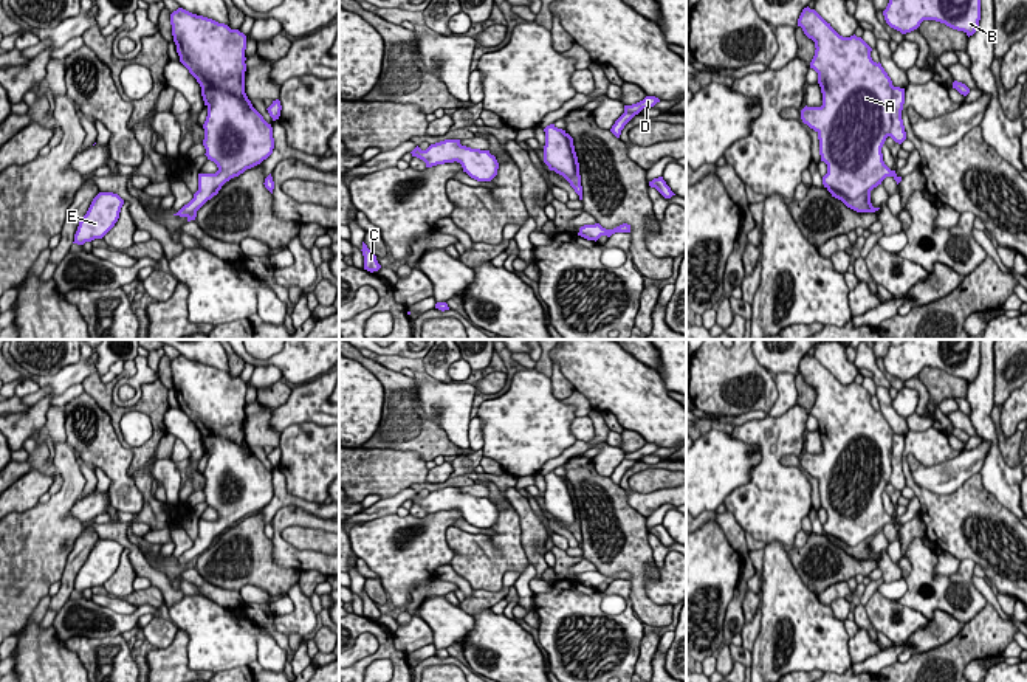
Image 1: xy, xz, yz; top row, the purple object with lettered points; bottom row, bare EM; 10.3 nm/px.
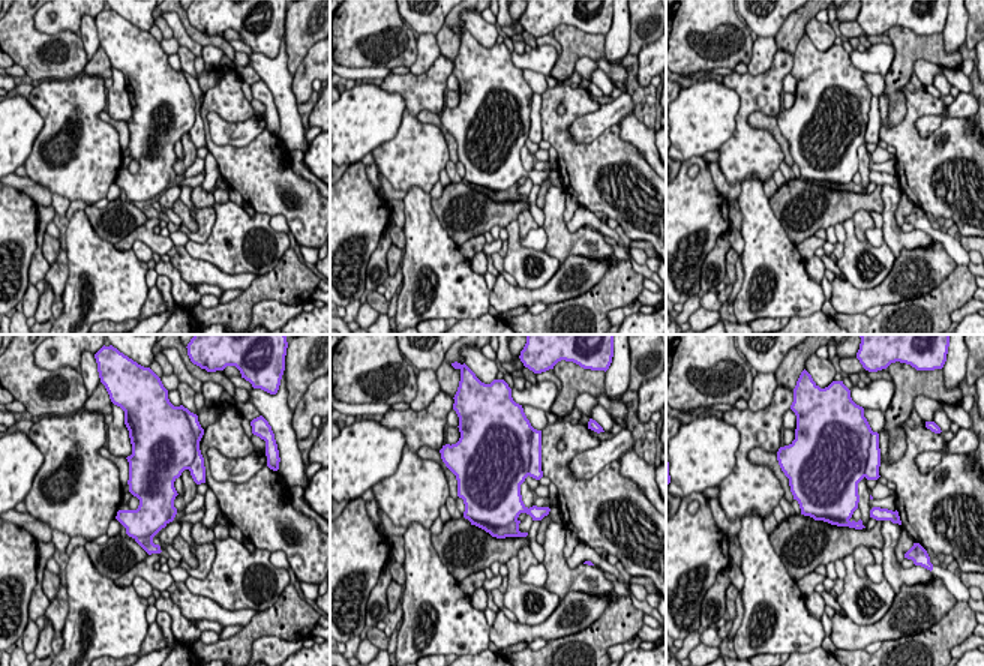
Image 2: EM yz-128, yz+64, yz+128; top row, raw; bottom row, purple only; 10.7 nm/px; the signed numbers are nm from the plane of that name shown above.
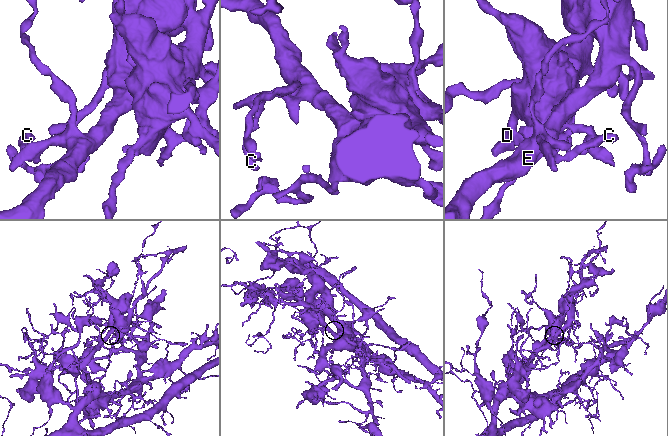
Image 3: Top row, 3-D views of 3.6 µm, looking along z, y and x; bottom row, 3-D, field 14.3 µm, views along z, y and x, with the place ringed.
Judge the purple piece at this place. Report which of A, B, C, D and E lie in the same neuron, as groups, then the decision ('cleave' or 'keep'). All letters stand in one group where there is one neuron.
A D / B C E; cleave

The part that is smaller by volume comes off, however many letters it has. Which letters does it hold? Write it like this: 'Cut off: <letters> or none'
Cut off: A, D

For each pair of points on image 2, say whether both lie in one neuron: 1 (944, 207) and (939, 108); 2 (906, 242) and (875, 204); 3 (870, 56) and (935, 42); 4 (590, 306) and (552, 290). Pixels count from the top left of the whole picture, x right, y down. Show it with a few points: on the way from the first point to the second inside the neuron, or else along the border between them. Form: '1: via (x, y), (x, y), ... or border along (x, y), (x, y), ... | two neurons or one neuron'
1: via (918, 182), (918, 158), (909, 147), (909, 120) | one neuron
2: border along (881, 185), (882, 213) | two neurons
3: border along (893, 45), (893, 63), (884, 75) | two neurons
4: border along (602, 279), (584, 293), (548, 306) | two neurons

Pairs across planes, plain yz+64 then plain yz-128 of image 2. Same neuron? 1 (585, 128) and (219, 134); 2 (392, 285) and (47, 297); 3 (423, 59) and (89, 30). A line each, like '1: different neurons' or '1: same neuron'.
1: same neuron
2: different neurons
3: same neuron

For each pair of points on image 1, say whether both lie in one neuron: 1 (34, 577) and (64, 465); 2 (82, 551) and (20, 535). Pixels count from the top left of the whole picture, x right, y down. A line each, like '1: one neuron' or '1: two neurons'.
1: one neuron
2: two neurons

